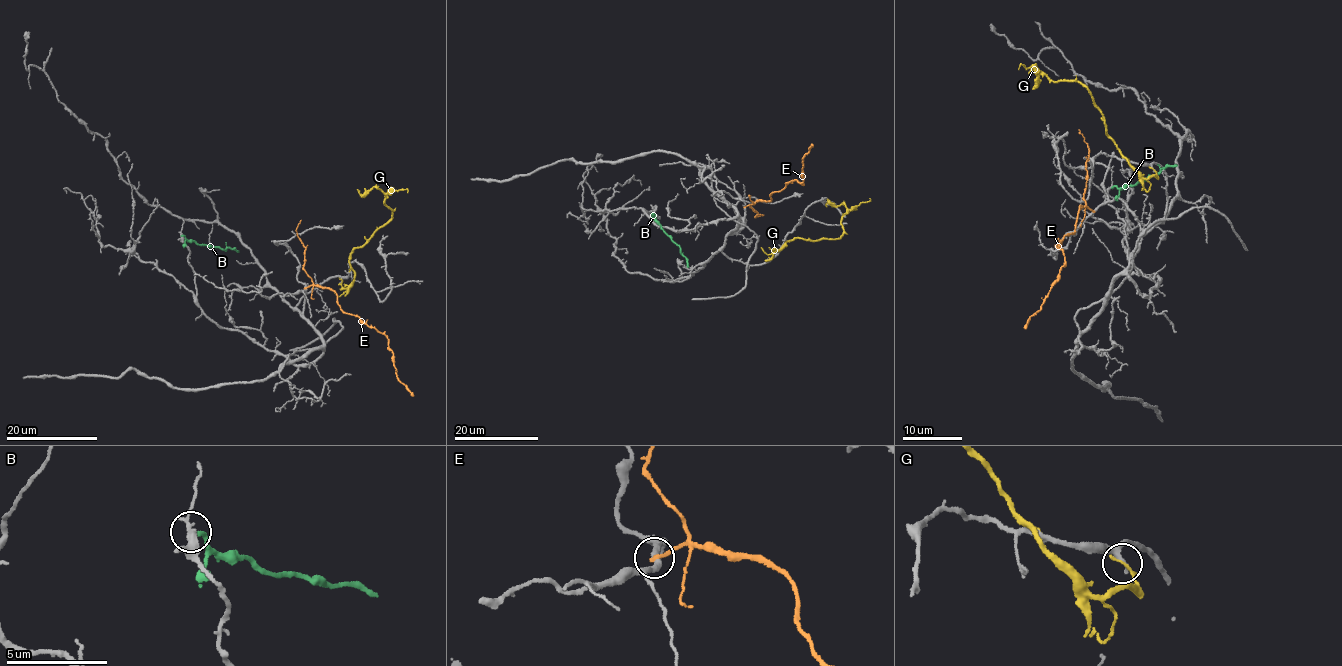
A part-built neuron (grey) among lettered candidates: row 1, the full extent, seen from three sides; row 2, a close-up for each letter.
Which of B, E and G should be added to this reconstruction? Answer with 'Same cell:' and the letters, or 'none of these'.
Same cell: none of these

